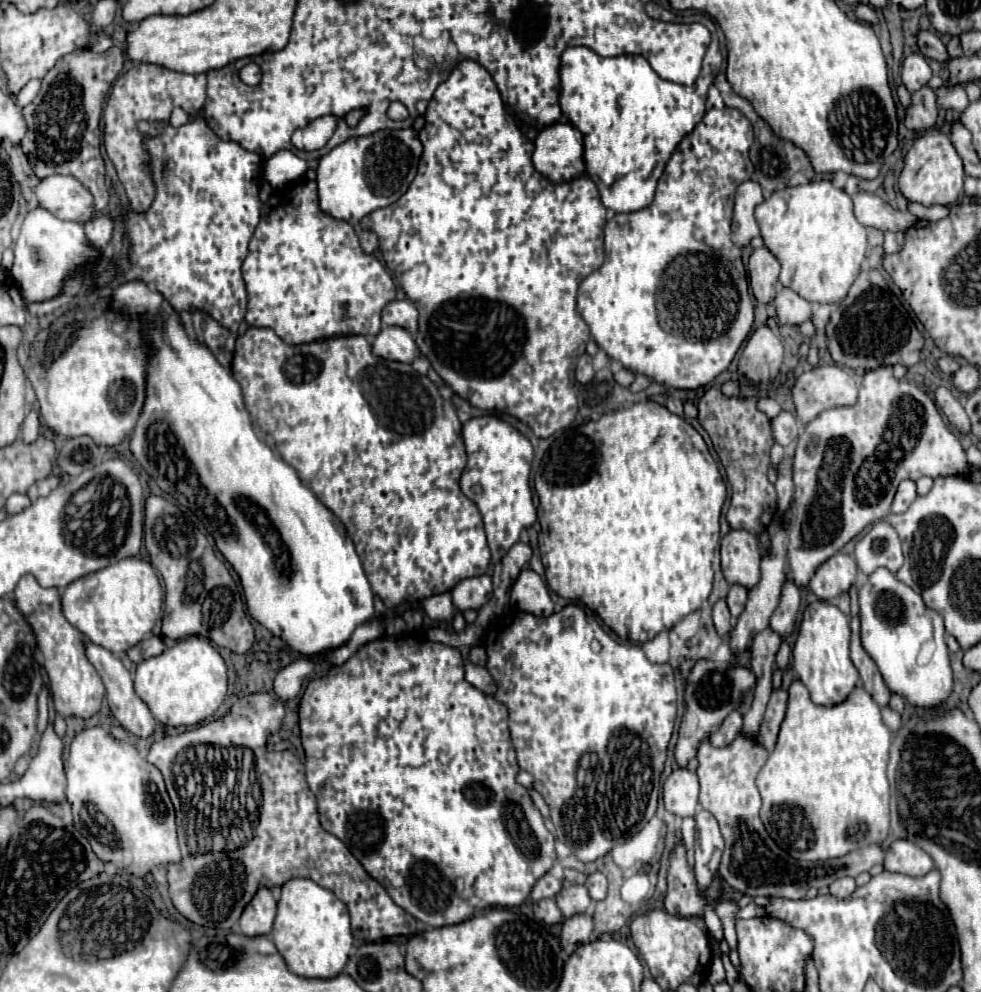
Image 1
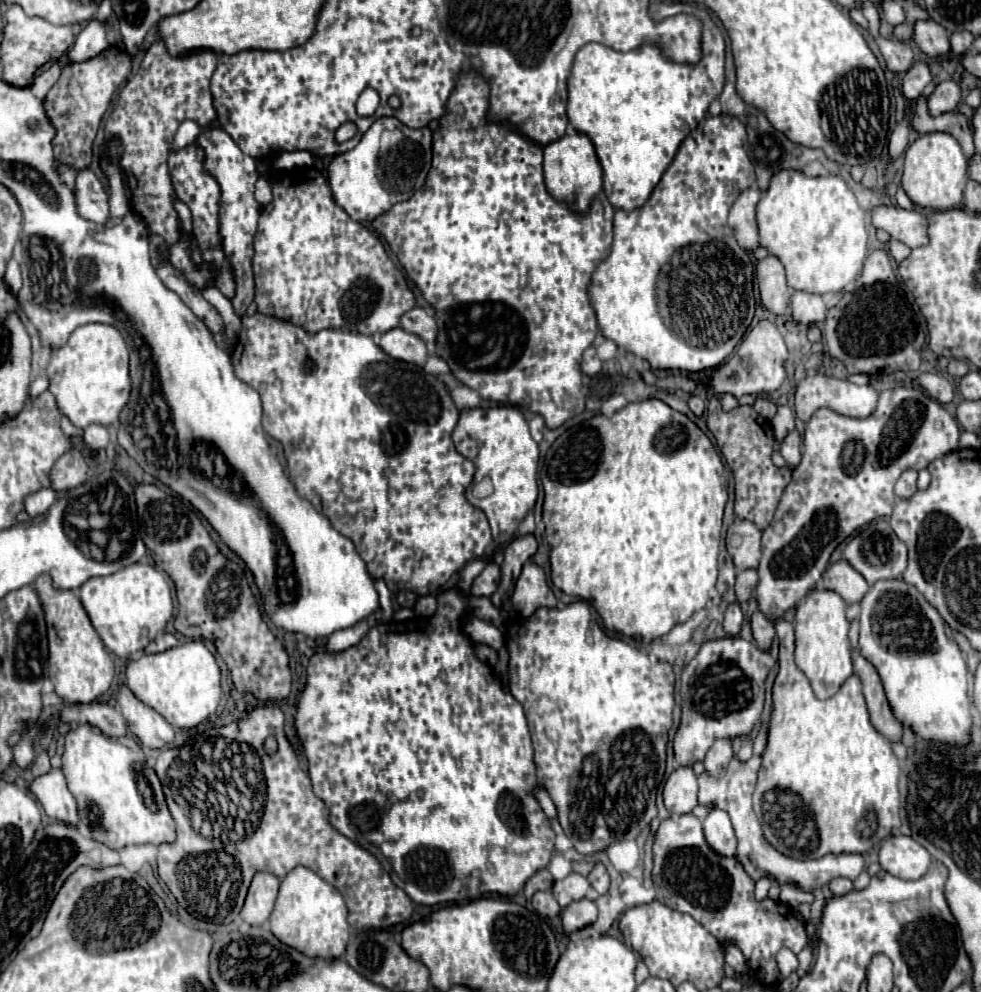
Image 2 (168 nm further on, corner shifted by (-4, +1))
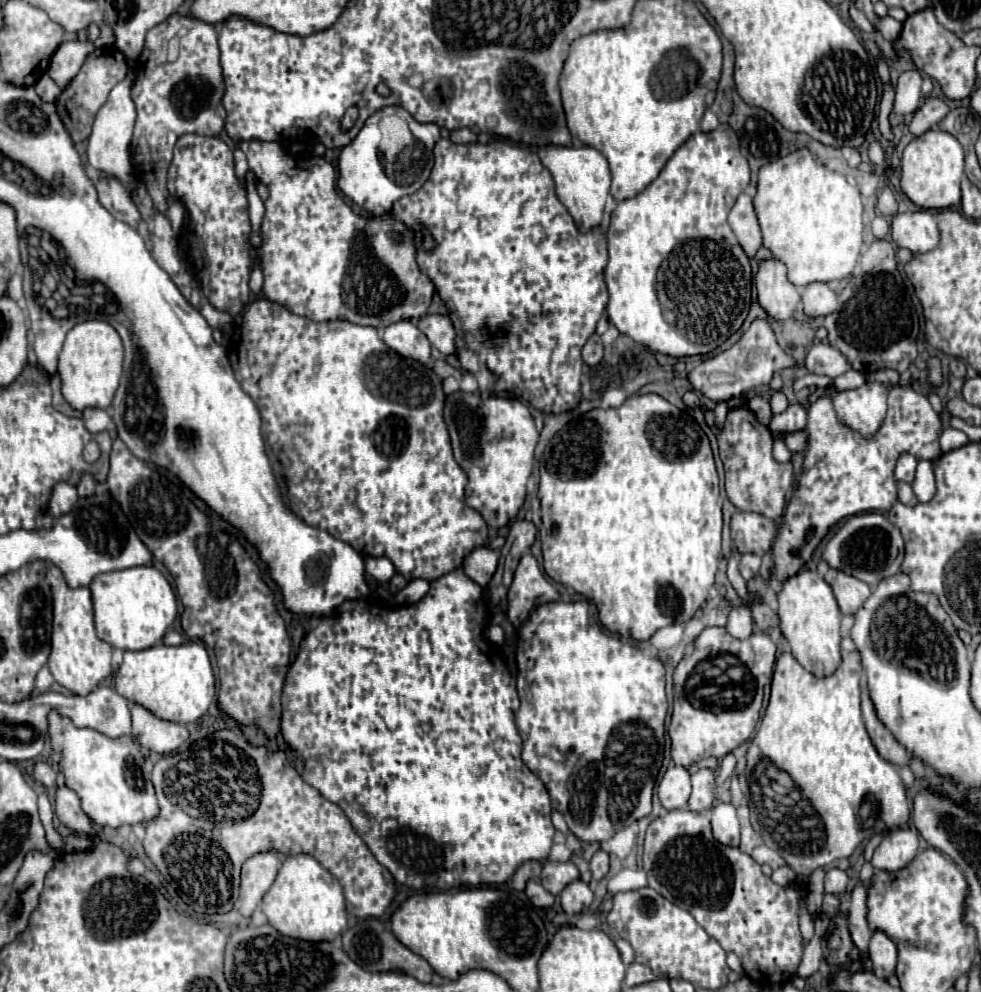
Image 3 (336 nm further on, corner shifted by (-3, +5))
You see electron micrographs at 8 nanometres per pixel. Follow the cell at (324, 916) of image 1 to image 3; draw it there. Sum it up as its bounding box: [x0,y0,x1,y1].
[260,854,346,942]

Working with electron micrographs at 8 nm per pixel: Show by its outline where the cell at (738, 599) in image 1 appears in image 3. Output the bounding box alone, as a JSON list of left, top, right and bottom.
[740,554,760,580]

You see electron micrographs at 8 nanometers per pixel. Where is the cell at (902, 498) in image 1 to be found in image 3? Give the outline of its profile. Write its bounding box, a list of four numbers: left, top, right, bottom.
[894,454,918,484]

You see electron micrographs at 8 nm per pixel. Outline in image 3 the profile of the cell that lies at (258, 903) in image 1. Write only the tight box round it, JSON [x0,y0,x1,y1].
[238,850,280,916]

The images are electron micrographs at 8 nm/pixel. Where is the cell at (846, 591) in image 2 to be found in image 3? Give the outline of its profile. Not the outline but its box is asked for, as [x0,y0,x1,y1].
[824,570,870,614]

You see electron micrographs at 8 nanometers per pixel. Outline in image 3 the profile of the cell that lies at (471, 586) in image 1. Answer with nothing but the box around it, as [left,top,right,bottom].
[462,546,500,586]

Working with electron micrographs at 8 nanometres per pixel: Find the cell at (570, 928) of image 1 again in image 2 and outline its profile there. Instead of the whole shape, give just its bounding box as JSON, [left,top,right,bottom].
[561,898,597,936]

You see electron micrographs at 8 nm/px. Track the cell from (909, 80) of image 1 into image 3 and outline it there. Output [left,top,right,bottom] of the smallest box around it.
[894,70,922,114]

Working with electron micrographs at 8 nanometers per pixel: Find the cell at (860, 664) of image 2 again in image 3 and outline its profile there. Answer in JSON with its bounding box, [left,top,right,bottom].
[862,684,910,766]

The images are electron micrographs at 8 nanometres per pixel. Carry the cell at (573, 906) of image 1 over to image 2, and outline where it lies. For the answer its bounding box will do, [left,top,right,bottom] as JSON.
[551,872,589,908]

